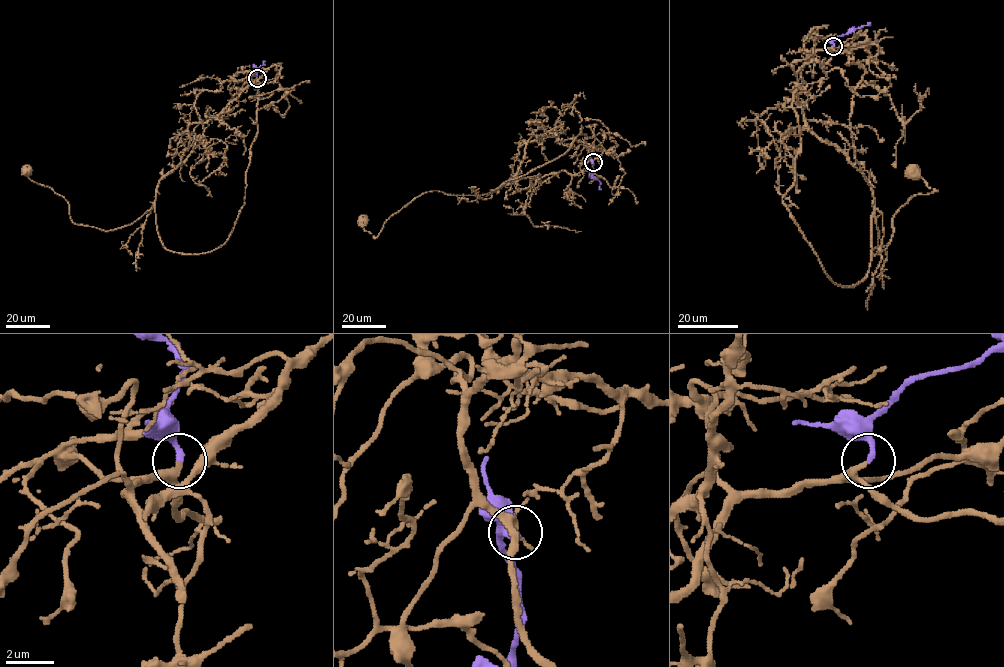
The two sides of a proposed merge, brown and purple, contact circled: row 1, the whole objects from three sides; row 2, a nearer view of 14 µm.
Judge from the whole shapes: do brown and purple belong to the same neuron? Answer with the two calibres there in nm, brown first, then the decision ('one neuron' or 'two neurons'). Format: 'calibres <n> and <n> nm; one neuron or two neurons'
calibres 200 and 240 nm; one neuron

